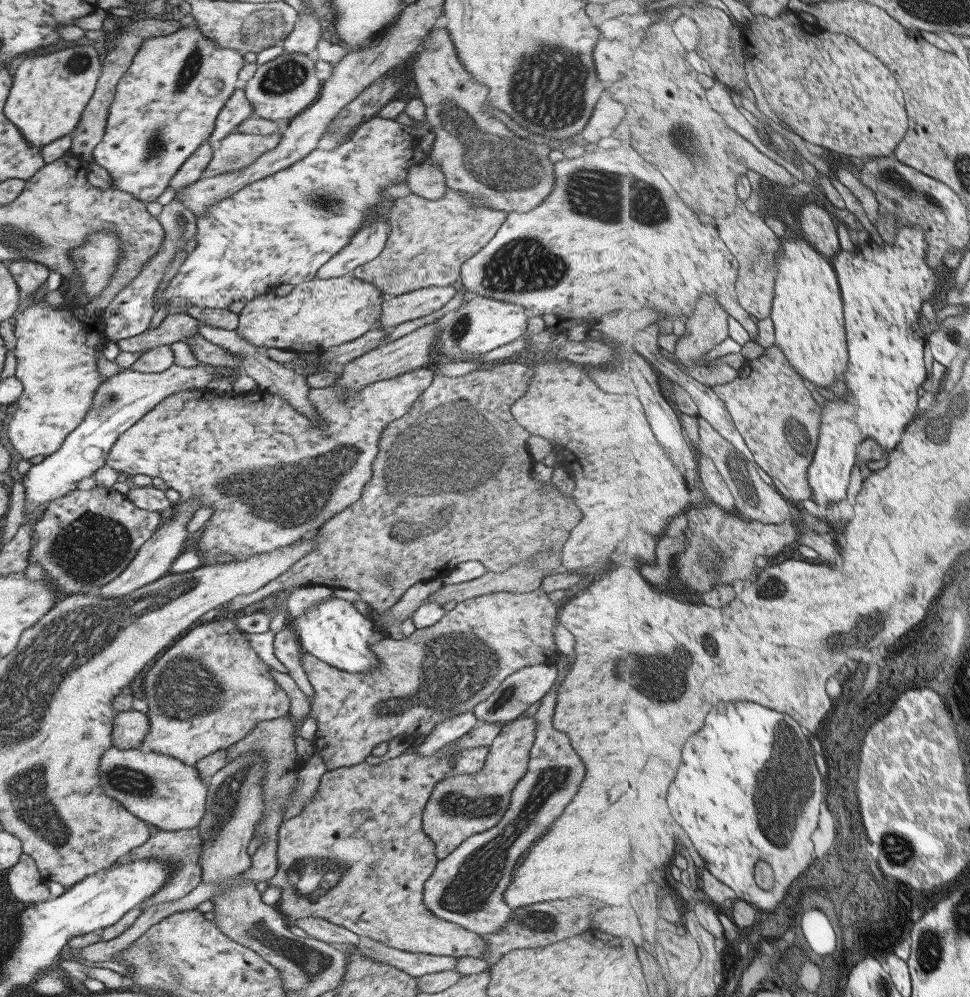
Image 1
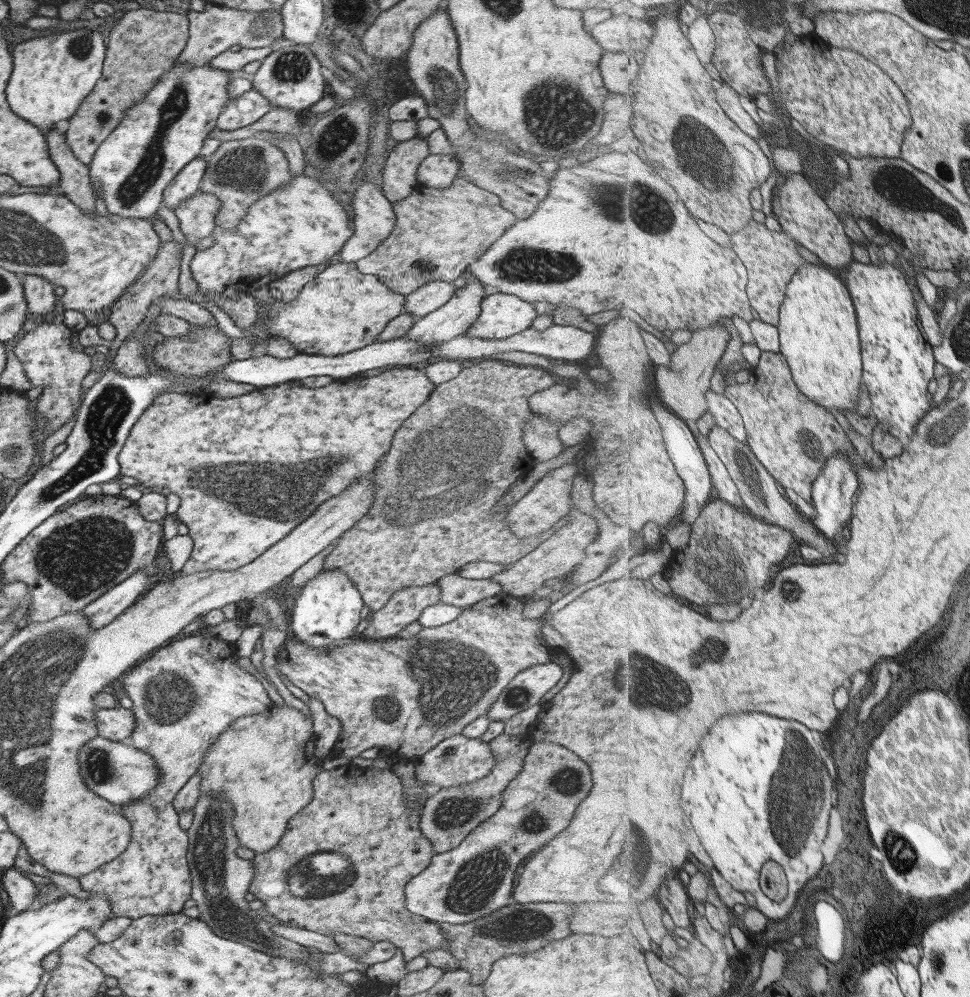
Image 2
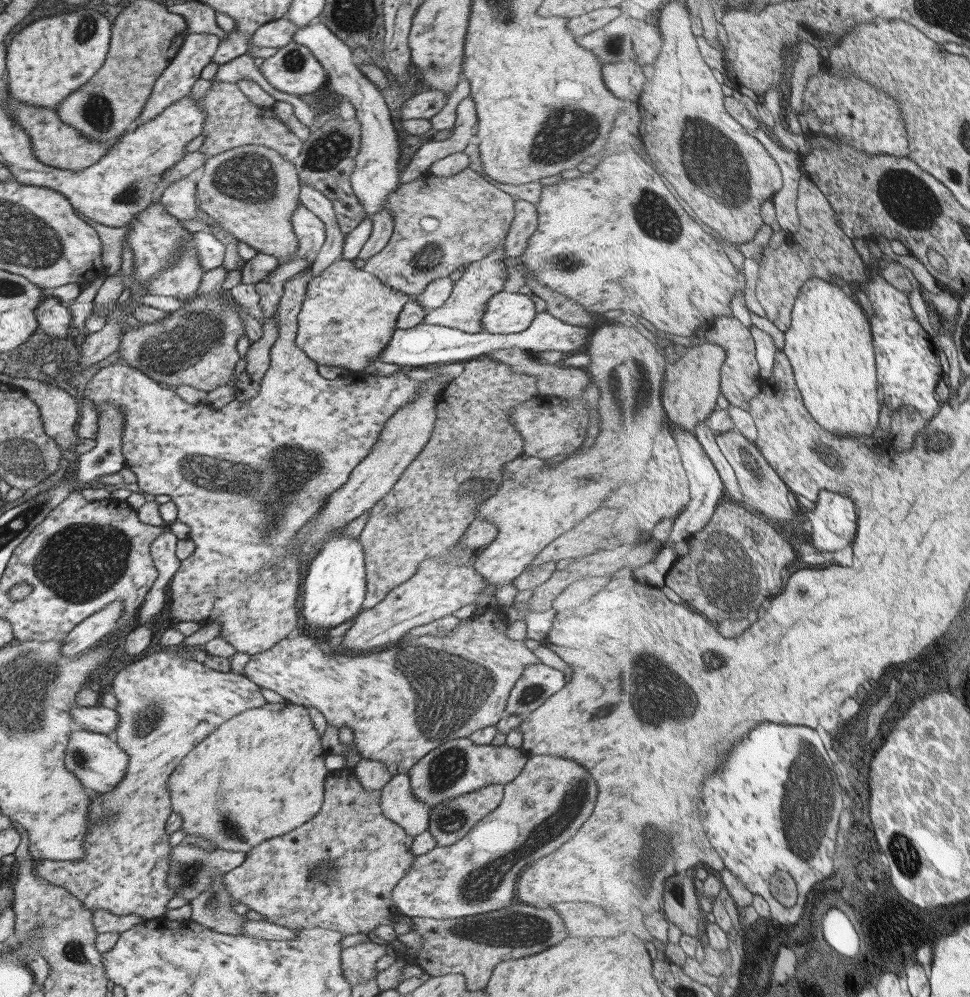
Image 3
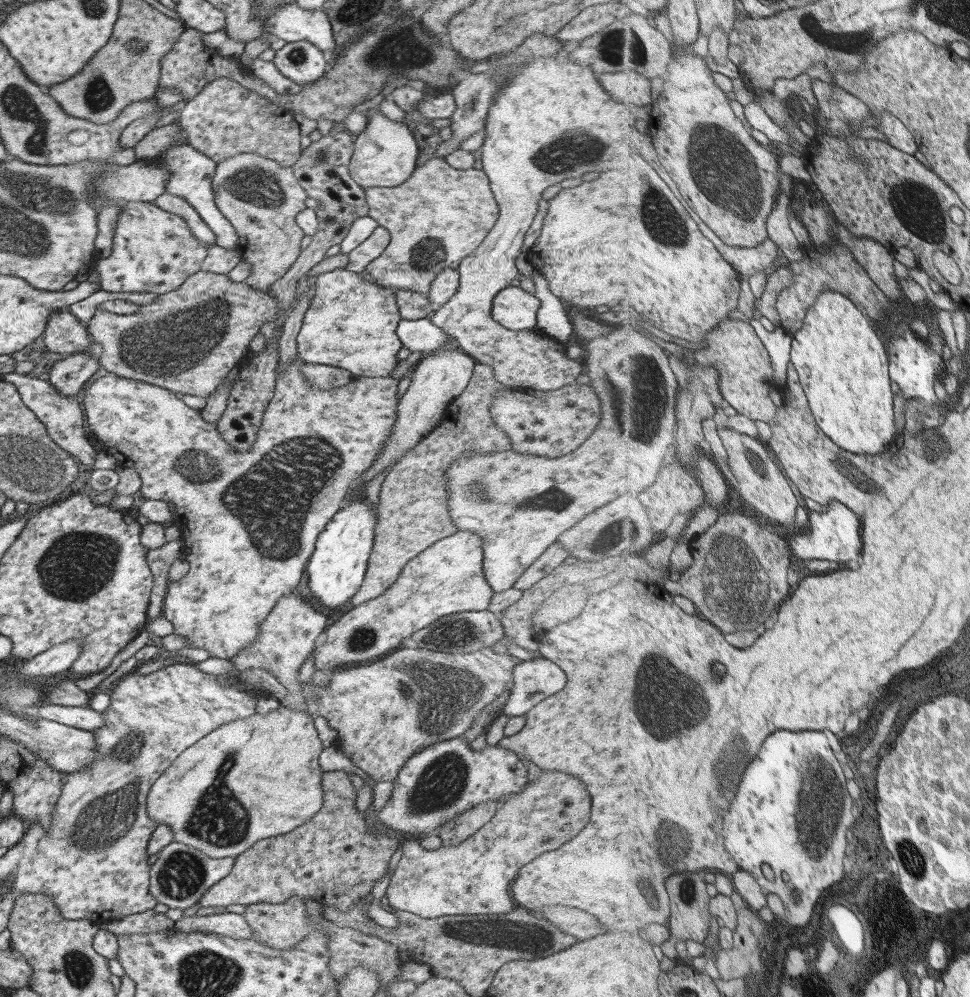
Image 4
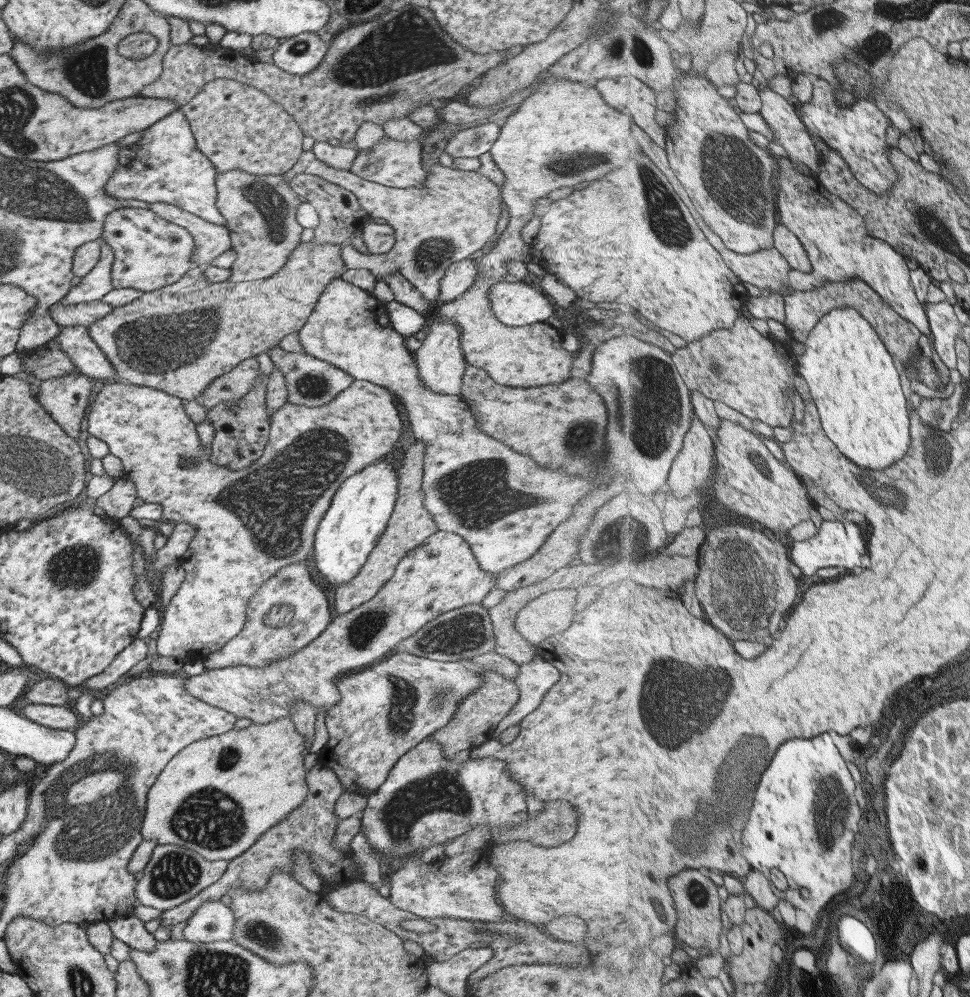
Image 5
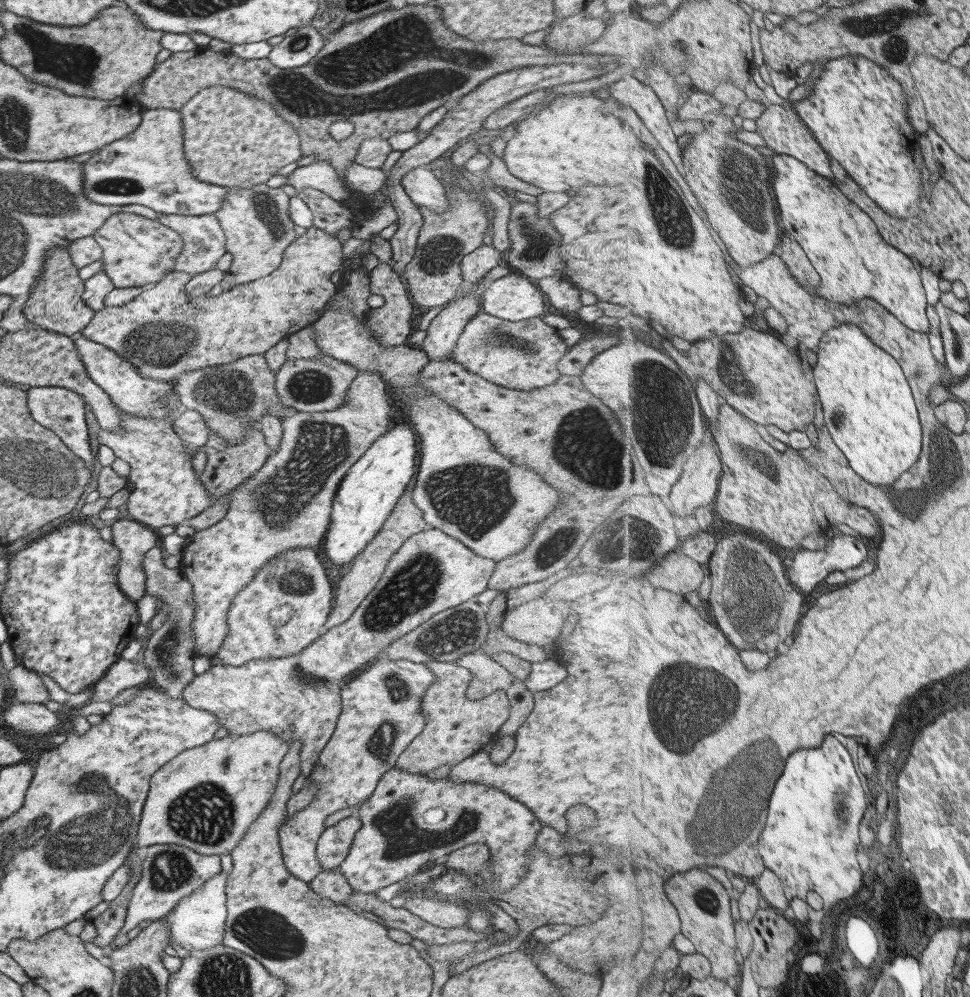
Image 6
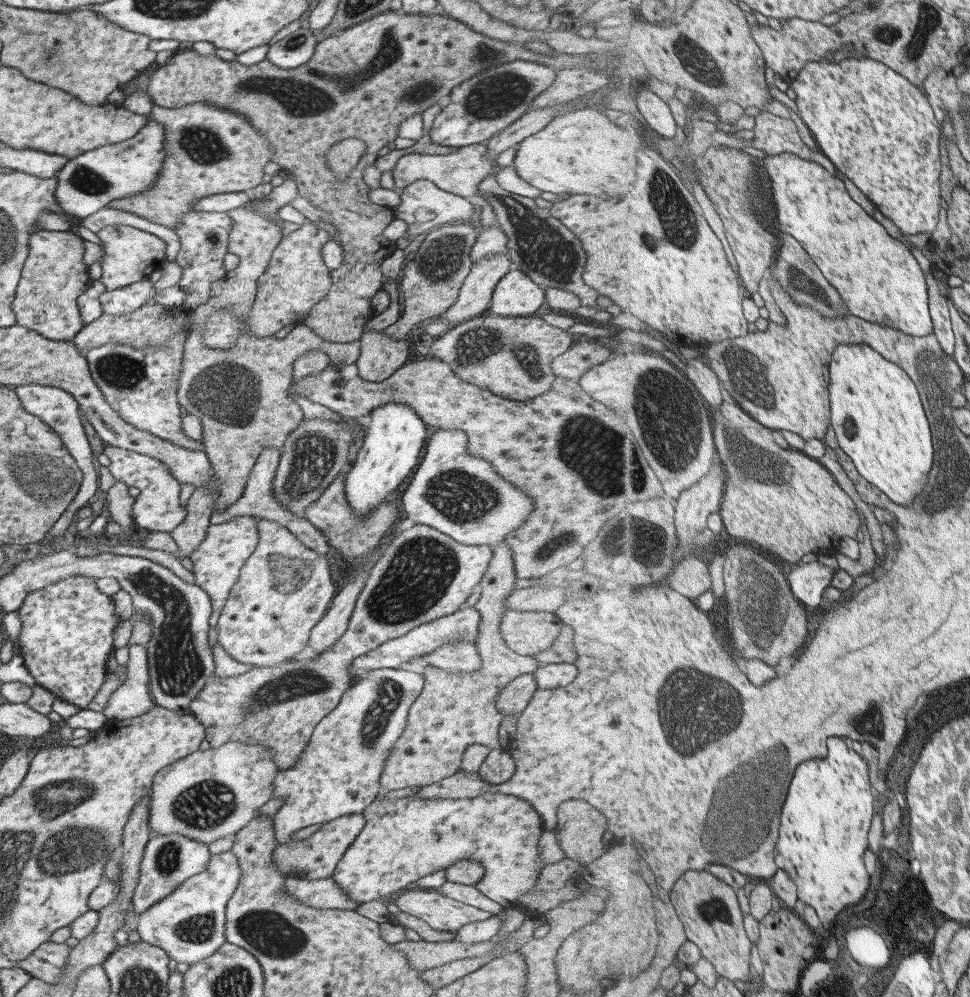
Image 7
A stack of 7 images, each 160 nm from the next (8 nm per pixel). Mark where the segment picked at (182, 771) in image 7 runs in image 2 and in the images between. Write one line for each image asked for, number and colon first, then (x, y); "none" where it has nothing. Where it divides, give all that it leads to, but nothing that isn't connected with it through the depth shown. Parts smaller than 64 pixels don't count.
2: (263, 764)
3: (260, 774)
4: (266, 765)
5: (199, 801)
6: (203, 799)

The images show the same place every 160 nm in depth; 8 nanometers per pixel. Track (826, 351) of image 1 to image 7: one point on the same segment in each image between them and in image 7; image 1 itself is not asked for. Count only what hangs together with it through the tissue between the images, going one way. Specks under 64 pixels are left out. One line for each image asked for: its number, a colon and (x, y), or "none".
2: (819, 329)
3: (830, 344)
4: (843, 365)
5: (850, 372)
6: (868, 406)
7: (879, 420)

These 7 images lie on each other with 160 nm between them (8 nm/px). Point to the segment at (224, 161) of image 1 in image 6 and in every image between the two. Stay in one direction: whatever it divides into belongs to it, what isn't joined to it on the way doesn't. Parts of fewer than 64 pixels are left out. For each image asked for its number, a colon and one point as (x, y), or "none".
2: (237, 173)
3: (250, 191)
4: (260, 198)
5: (258, 210)
6: (254, 220)

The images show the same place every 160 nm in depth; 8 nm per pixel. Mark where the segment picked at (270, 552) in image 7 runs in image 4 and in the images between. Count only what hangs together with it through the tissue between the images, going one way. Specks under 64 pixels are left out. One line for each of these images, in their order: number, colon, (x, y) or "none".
4: (286, 635)
5: (286, 612)
6: (282, 609)

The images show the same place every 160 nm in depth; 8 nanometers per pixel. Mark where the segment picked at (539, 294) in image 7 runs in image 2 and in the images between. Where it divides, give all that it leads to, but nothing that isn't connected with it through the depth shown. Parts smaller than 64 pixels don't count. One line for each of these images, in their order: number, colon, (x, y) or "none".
2: (501, 315)
3: (505, 313)
4: (513, 309)
5: (515, 304)
6: (513, 298)

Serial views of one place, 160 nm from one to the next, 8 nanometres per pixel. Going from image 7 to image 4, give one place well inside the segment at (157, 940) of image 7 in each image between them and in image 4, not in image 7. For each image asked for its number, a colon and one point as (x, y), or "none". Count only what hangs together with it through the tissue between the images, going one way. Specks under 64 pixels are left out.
4: (234, 926)
5: (212, 921)
6: (197, 922)

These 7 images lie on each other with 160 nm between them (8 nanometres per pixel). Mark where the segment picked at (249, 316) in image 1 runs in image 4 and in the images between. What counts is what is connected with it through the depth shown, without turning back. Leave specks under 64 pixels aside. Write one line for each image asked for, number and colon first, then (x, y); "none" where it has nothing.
2: (341, 310)
3: (346, 318)
4: (350, 324)

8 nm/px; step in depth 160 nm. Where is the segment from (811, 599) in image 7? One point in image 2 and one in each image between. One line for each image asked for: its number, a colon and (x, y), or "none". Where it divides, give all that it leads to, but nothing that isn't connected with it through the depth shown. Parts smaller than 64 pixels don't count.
2: (833, 492)
3: (834, 519)
4: (835, 535)
5: (837, 543)
6: (809, 568)

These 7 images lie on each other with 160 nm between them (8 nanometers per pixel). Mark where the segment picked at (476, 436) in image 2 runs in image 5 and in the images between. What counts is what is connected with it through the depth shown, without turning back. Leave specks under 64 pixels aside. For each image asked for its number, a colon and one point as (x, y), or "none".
3: (425, 512)
4: (411, 514)
5: (409, 524)

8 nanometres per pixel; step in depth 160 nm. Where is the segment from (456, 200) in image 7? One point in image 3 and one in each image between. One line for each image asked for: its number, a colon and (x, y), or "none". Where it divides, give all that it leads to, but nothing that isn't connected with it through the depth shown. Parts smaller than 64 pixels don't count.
3: (375, 174)
4: (383, 155)
5: (392, 163)
6: (419, 184)

